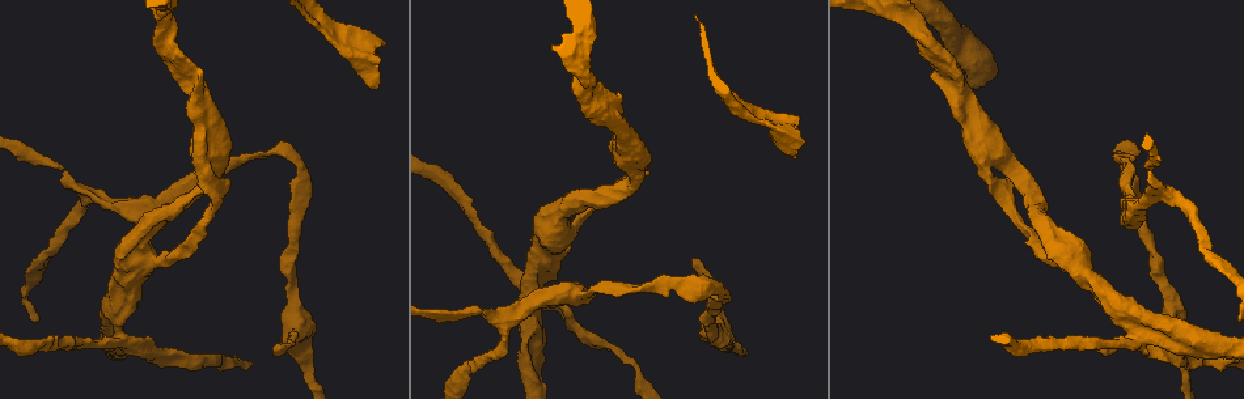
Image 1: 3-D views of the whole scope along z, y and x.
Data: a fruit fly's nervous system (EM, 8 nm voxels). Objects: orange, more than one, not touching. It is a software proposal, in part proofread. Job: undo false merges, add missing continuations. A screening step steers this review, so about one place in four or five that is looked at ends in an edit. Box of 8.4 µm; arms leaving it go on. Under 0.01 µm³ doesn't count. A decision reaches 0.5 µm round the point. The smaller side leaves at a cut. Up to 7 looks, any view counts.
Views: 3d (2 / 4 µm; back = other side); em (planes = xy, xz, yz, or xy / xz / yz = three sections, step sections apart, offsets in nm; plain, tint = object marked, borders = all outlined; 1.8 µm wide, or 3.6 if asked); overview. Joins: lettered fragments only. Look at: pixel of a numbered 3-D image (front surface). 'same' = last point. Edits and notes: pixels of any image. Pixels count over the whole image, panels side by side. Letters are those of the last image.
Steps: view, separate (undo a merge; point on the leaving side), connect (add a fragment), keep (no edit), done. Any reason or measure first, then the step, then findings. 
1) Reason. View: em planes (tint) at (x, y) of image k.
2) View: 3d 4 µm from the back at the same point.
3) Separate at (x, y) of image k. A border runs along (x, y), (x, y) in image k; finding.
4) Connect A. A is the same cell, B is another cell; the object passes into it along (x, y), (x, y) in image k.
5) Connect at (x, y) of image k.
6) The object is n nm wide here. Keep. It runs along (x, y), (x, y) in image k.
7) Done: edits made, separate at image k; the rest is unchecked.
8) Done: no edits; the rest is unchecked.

Calibre changes. View: 3d 4 µm at (360, 59) of image 1.

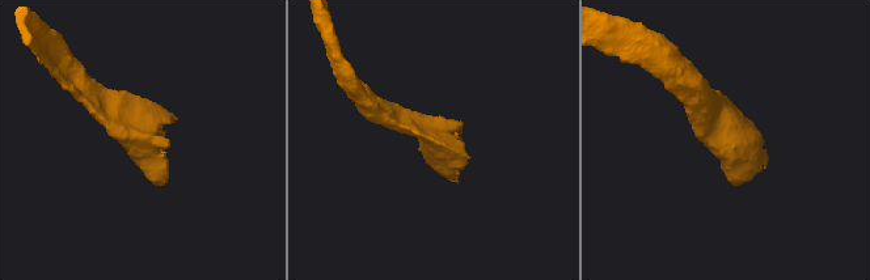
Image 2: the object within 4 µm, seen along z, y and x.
View: em xy step 16 (borders) at (724, 140) of image 2.

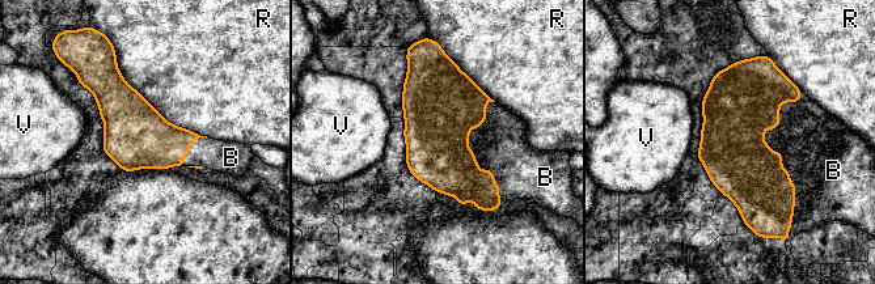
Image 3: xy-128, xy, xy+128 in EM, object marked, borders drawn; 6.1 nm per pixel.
Another direction. View: em planes (borders) at the same point.

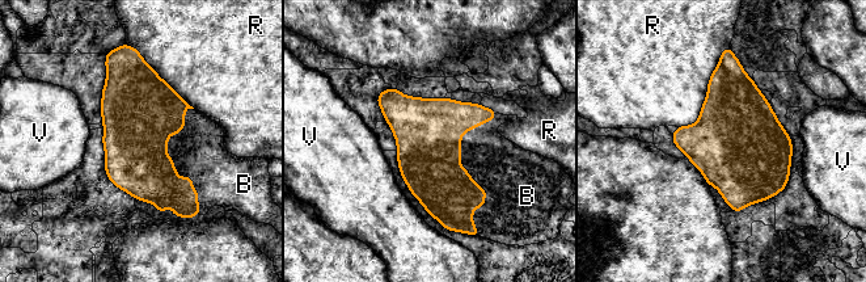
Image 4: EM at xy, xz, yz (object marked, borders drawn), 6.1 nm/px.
Connect B. B is the same cell, R and V are other cells; the object passes into it along (429, 150), (463, 168), (503, 169) in image 4; the neuron continues.

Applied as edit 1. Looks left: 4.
Redraw. View: overview.

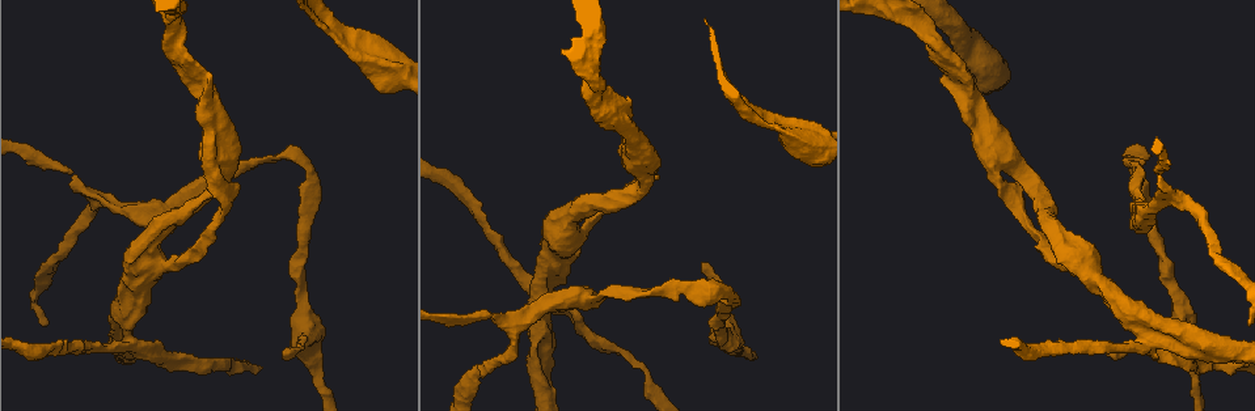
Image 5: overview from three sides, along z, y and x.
Branch stops here. View: 3d 4 µm at (943, 76) of image 5.

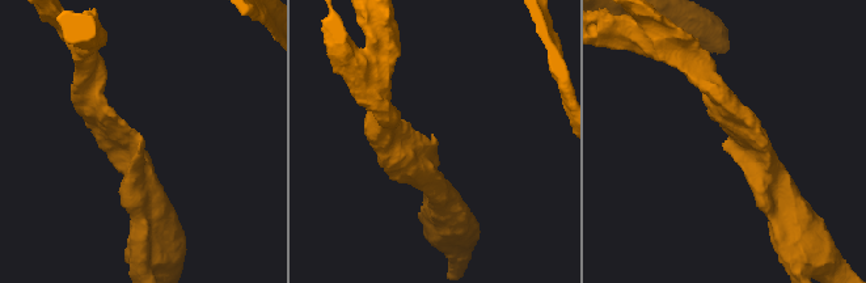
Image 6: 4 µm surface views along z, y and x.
Shape alone is not enough. View: em planes (borders) at (728, 138) of image 6.

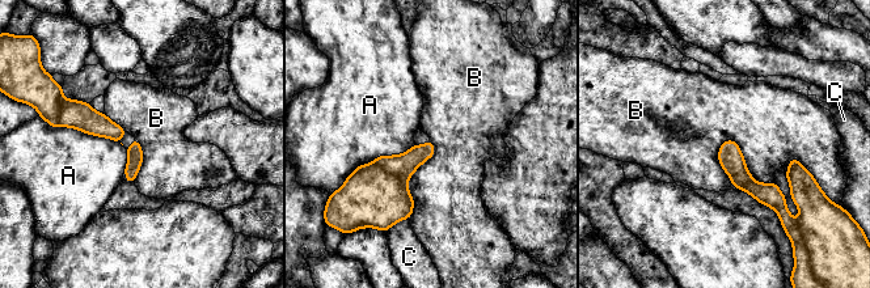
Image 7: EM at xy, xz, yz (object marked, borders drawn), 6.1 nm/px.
Keep. A, B and C are other cells; it runs along (729, 143), (737, 170), (775, 204) in image 7; no lettered fragment goes on from it.

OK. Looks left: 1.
Done: edits made, connect at image 4; the rest is unchecked.

